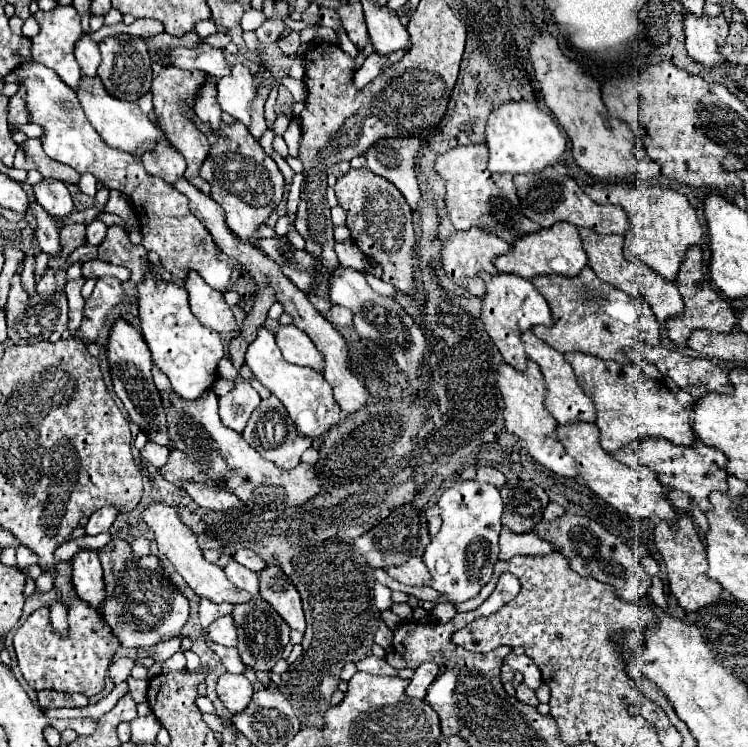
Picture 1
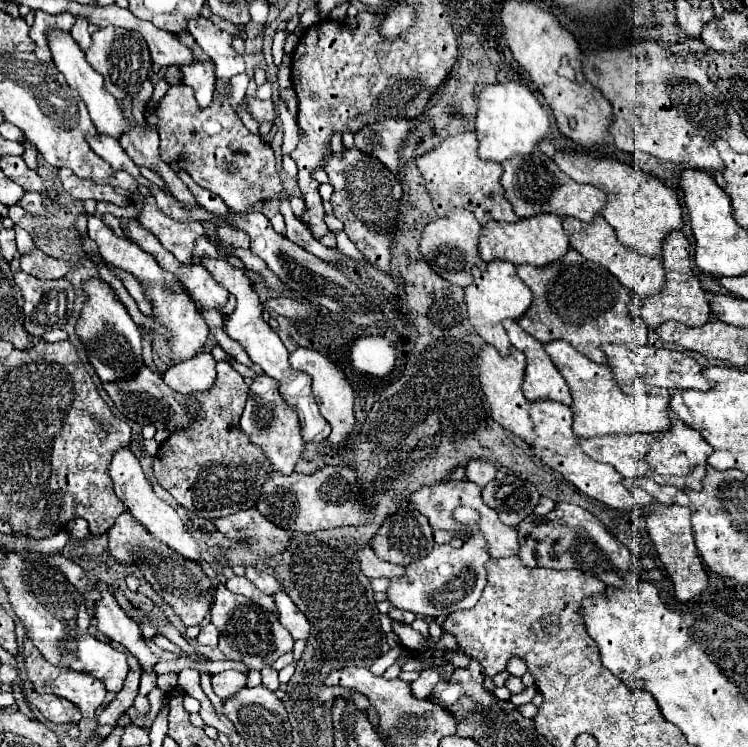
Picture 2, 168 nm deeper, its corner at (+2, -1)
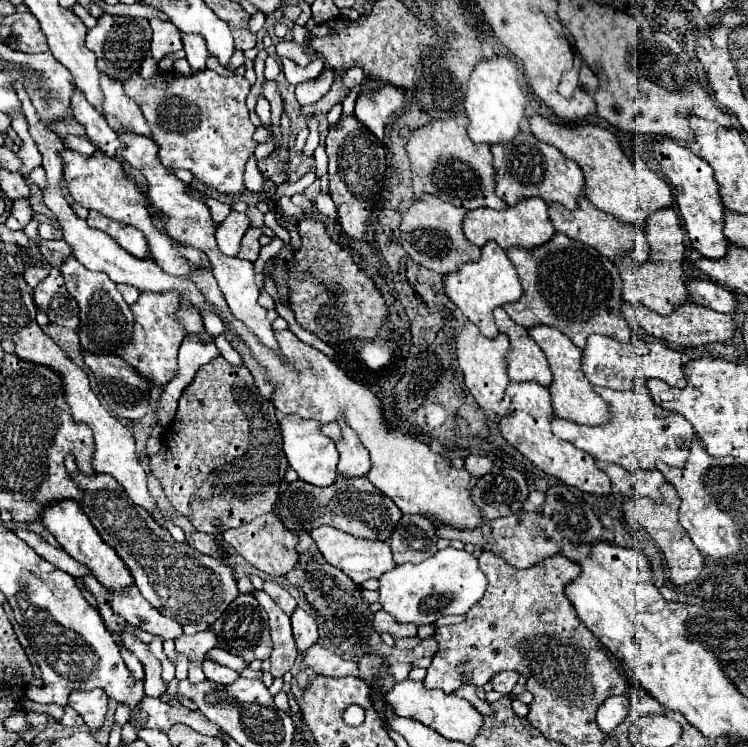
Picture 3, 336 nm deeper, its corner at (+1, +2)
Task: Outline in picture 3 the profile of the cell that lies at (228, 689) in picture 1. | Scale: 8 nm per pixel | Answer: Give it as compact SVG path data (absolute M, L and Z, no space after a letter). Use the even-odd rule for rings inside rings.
M203 661L203 673L205 673L205 677L209 681L215 681L219 685L229 685L239 677L239 673L235 673L229 667L223 667L223 665L215 663L215 661Z

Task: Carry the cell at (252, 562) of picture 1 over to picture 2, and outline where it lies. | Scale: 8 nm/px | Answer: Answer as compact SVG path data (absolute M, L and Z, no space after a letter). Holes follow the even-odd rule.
M246 566L246 578L252 580L264 594L276 594L276 592L280 590L278 580L276 580L272 574L268 574L268 572L260 570L260 568Z

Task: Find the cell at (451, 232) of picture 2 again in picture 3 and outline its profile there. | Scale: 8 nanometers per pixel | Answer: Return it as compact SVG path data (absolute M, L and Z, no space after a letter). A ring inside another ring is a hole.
M423 195L423 199L413 201L413 205L403 213L403 219L399 225L403 249L409 253L413 261L441 275L457 271L461 263L477 261L477 257L481 255L481 249L469 243L467 237L461 233L461 221L465 213L467 213L465 209L445 203L435 195Z

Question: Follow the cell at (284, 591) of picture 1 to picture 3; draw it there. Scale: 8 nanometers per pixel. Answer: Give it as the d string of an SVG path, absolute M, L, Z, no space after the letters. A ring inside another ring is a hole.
M297 607L295 613L291 615L291 623L293 623L293 637L299 651L307 651L311 645L317 643L319 639L317 625L315 625L315 619L307 611Z

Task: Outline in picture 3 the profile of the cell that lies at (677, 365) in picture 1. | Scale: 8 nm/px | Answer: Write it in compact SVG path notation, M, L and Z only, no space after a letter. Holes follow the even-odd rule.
M589 335L587 345L583 349L583 373L593 385L603 385L609 389L635 389L641 385L641 379L661 379L671 387L683 387L685 375L681 365L687 363L689 357L665 347L659 341L641 341L639 343L617 343L605 335Z

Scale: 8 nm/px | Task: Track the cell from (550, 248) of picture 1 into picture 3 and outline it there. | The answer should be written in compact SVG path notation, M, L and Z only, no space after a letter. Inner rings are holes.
M527 197L525 201L519 201L517 205L501 209L501 211L495 211L495 209L489 209L489 207L467 211L461 227L463 227L465 237L477 247L483 247L489 239L493 239L503 249L511 249L511 247L533 249L537 245L547 243L555 235L555 229L549 221L549 215L547 215L547 203L539 197L535 197L535 199Z

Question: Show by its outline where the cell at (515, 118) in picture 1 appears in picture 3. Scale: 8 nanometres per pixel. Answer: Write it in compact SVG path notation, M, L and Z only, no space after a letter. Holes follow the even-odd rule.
M495 55L483 59L469 75L467 95L465 95L465 113L469 117L469 137L475 143L509 143L521 129L521 123L527 113L527 93L519 81L517 63L505 55Z

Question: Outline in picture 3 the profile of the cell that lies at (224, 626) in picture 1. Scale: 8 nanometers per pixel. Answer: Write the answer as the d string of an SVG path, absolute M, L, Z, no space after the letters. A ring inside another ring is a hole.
M201 631L195 635L183 635L175 641L175 651L189 659L188 679L192 683L199 683L205 679L202 663L205 653L217 645L217 637L213 631Z

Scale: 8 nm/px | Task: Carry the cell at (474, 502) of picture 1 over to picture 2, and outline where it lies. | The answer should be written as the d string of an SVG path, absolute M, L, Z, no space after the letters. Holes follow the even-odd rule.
M458 506L454 512L454 520L458 520L460 524L472 530L464 546L462 548L454 548L450 544L434 546L432 552L422 562L412 562L402 578L390 580L388 600L392 606L410 610L426 618L436 618L440 614L450 614L460 608L476 606L486 586L486 562L490 560L488 542L484 540L484 536L480 536L480 528L478 528L480 512L476 512L474 508Z

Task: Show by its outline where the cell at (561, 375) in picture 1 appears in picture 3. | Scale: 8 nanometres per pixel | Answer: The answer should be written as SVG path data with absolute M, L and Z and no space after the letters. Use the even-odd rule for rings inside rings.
M503 309L493 311L495 323L501 333L509 337L509 357L507 357L507 373L511 381L537 381L543 387L551 383L551 369L543 351L535 345L535 341L527 335L527 329L517 325Z

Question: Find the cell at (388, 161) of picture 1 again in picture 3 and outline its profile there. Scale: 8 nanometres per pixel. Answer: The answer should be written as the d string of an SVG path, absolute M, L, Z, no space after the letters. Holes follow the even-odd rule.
M381 85L373 93L361 91L355 105L355 117L371 129L371 133L381 139L385 135L385 125L391 123L391 117L399 107L405 105L405 95L393 85Z

